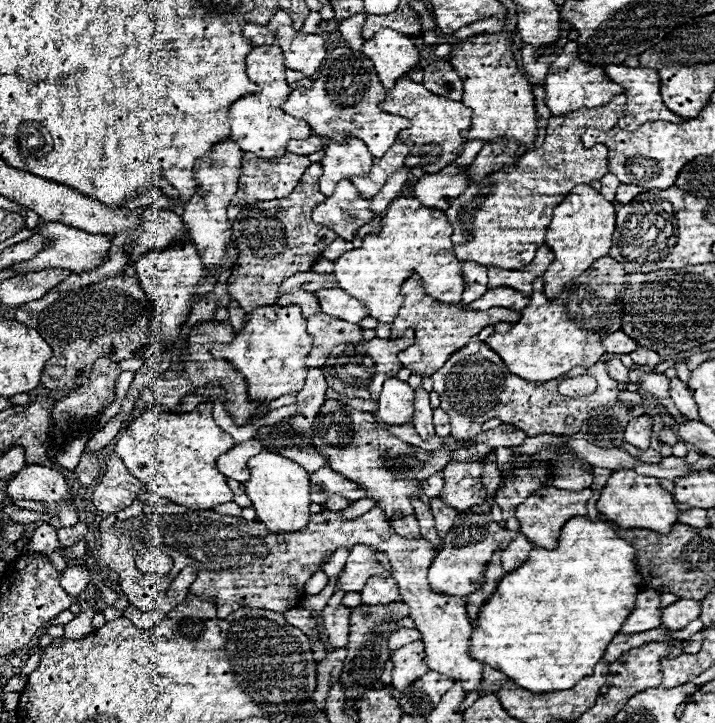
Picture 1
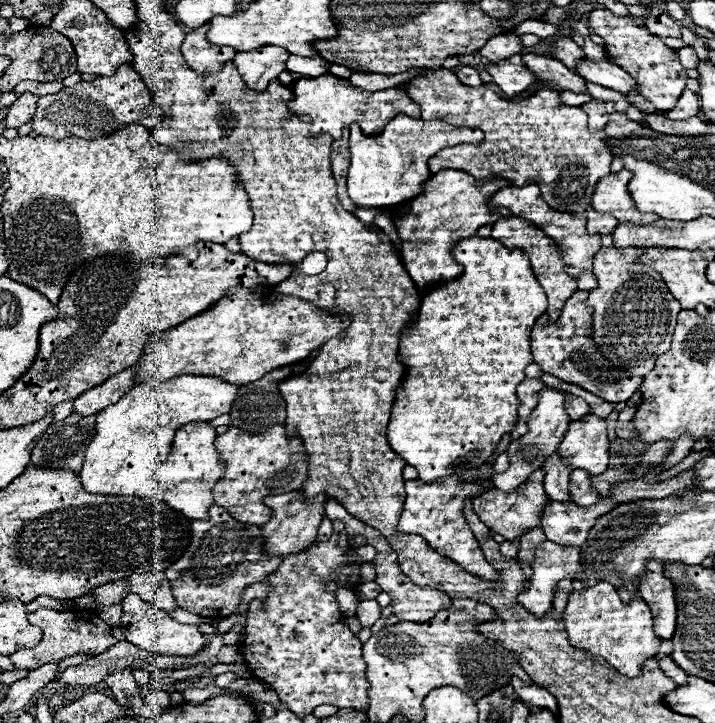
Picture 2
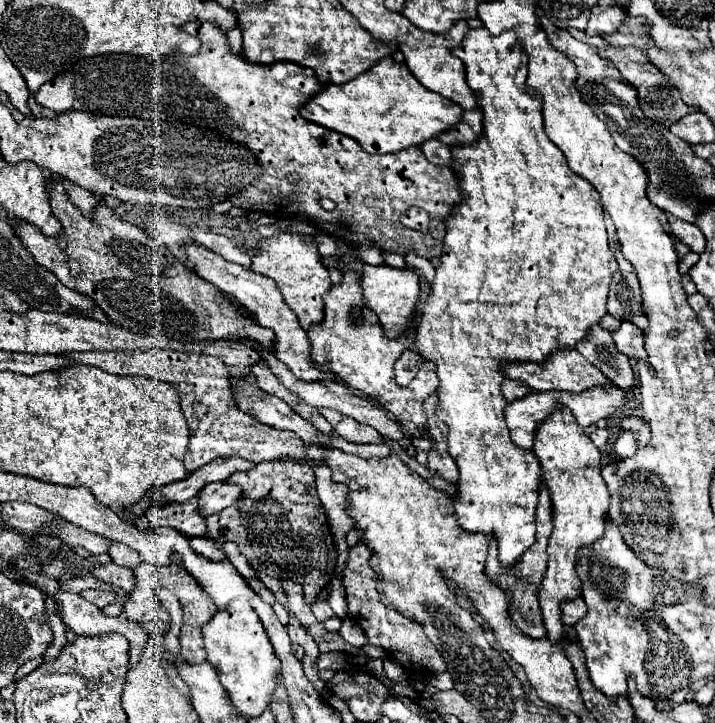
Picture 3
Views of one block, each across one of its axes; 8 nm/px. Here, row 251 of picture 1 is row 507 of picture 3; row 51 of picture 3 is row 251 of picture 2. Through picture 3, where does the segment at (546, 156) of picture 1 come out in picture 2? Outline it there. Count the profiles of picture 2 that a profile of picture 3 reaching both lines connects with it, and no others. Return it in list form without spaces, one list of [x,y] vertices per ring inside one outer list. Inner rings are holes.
[[[470,236],[458,242],[456,262],[464,266],[462,276],[430,288],[422,296],[418,320],[400,340],[402,362],[420,362],[420,366],[406,370],[392,408],[396,416],[388,424],[388,442],[406,464],[418,468],[424,482],[436,482],[454,474],[454,462],[470,452],[478,452],[486,460],[496,450],[500,438],[516,428],[520,404],[516,386],[524,380],[524,368],[532,364],[532,326],[546,312],[546,294],[534,278],[524,250],[510,250],[492,238]]]

